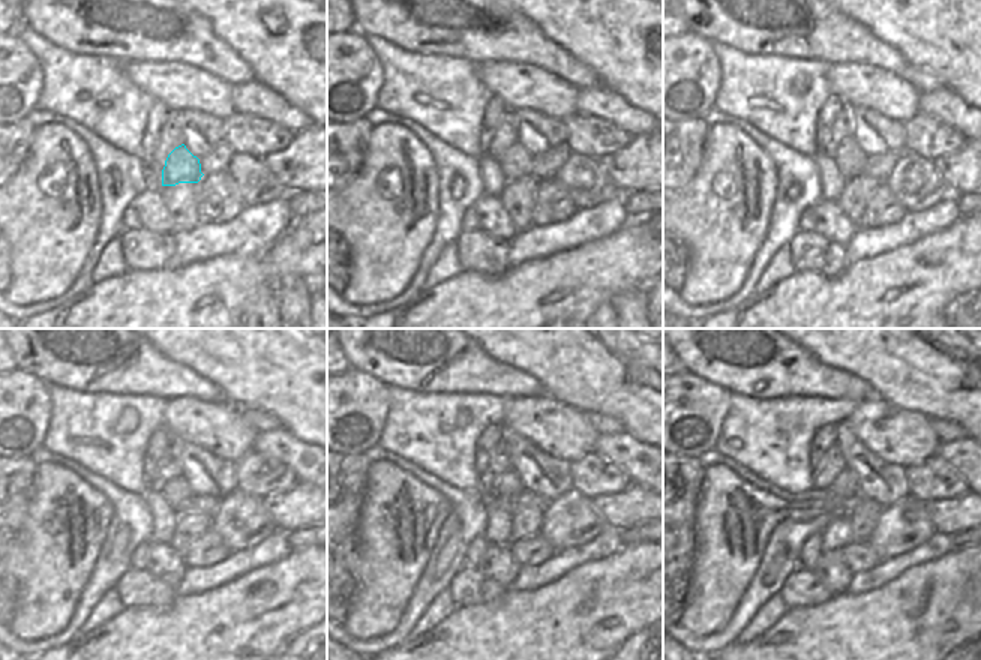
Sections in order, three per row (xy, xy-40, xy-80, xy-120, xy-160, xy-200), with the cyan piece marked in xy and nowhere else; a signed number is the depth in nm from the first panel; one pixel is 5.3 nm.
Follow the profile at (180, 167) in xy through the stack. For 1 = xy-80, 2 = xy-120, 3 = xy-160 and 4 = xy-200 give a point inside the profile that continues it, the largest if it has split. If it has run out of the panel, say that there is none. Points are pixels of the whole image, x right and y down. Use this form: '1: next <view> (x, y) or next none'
1: next xy-80 (849, 158)
2: next xy-120 (176, 491)
3: next xy-160 (509, 485)
4: next xy-200 (846, 483)

